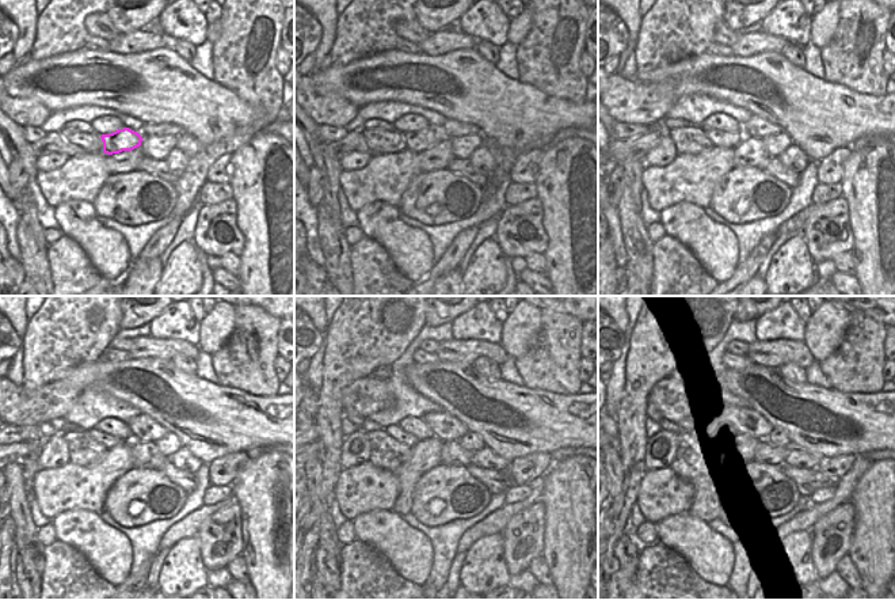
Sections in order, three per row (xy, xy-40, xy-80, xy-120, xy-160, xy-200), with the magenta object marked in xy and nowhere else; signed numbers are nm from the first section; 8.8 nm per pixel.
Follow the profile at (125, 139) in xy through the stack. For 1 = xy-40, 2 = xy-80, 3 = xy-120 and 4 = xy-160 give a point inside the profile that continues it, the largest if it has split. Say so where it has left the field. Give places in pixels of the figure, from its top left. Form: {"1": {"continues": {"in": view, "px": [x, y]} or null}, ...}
{"1": {"continues": {"in": "xy-40", "px": [419, 141]}}, "2": {"continues": {"in": "xy-80", "px": [718, 137]}}, "3": {"continues": {"in": "xy-120", "px": [107, 440]}}, "4": {"continues": {"in": "xy-160", "px": [393, 430]}}}

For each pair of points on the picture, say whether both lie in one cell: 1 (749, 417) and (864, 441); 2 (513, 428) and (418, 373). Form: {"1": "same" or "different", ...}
{"1": "different", "2": "same"}

